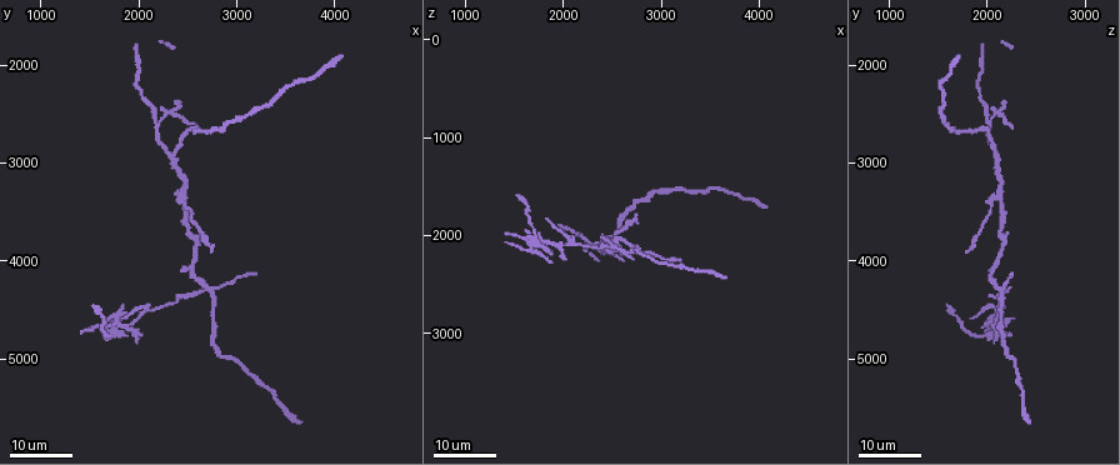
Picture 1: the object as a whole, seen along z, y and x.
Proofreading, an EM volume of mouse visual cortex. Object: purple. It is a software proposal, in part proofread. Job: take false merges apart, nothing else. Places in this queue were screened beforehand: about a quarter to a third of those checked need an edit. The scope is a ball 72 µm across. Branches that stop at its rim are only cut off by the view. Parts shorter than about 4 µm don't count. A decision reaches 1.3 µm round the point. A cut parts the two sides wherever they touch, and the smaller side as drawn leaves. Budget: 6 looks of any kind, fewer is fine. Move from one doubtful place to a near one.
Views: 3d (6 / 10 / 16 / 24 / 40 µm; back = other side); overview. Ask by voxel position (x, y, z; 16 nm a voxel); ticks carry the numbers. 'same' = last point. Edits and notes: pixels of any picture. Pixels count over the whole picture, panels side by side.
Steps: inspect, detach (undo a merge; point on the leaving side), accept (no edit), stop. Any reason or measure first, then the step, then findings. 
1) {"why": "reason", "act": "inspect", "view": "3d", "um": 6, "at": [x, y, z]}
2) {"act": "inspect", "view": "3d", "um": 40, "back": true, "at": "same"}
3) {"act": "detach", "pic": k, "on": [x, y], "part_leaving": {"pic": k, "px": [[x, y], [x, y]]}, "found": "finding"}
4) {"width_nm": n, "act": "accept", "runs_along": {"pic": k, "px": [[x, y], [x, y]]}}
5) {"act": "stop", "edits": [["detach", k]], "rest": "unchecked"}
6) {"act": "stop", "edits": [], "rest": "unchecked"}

{"why": "four arms meet", "act": "inspect", "view": "3d", "um": 24, "at": [2720, 4320, 2120]}

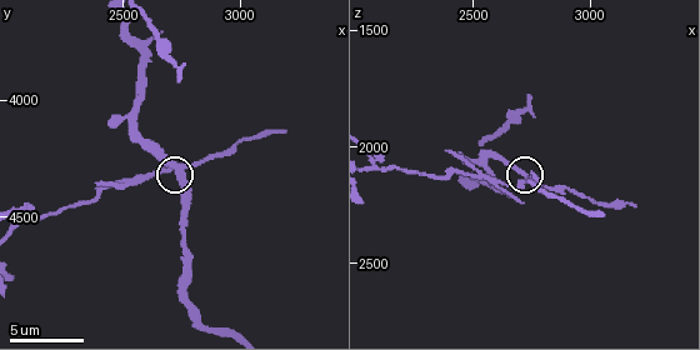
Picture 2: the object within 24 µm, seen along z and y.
{"act": "inspect", "view": "3d", "um": 6, "at": "same"}

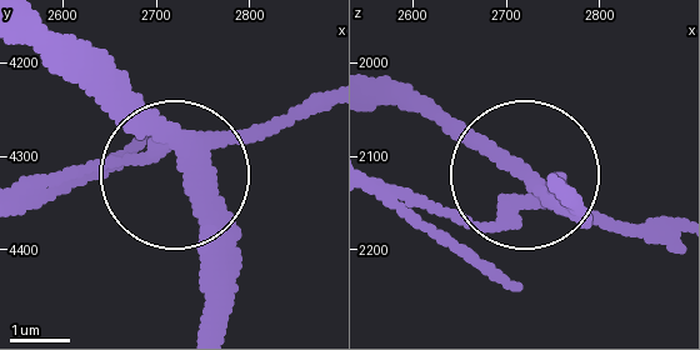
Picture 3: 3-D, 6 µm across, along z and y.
{"arms": 4, "act": "detach", "pic": 3, "on": [506, 279], "part_leaving": {"pic": 3, "px": [[534, 200], [465, 230], [375, 190]]}, "found": "two cells meet here"}

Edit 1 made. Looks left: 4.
{"why": "redraw", "act": "inspect", "view": "overview"}

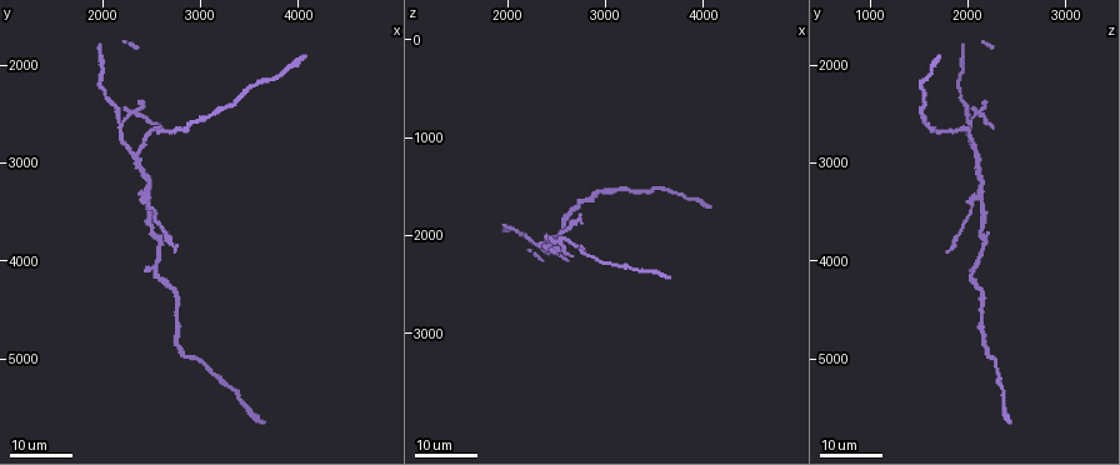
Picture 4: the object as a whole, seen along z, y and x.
{"why": "thick turns thin", "act": "inspect", "view": "3d", "um": 24, "at": [2520, 4100, 2080]}

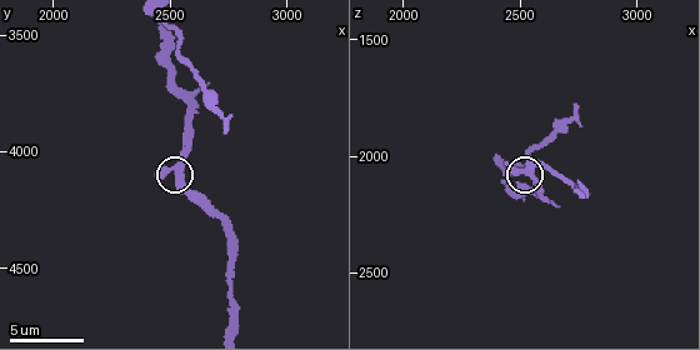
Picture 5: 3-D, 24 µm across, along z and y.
{"why": "closer look", "act": "inspect", "view": "3d", "um": 6, "at": [2540, 4110, 2070]}

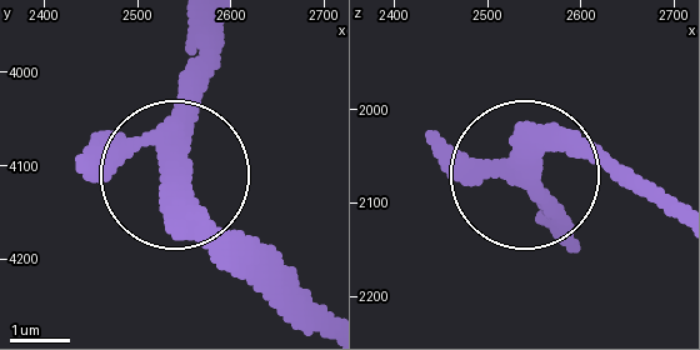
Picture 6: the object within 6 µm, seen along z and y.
{"arms": 3, "act": "accept", "found": "one cell here"}

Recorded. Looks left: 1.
{"act": "stop", "edits": [["detach", 3]], "rest": "unchecked"}

